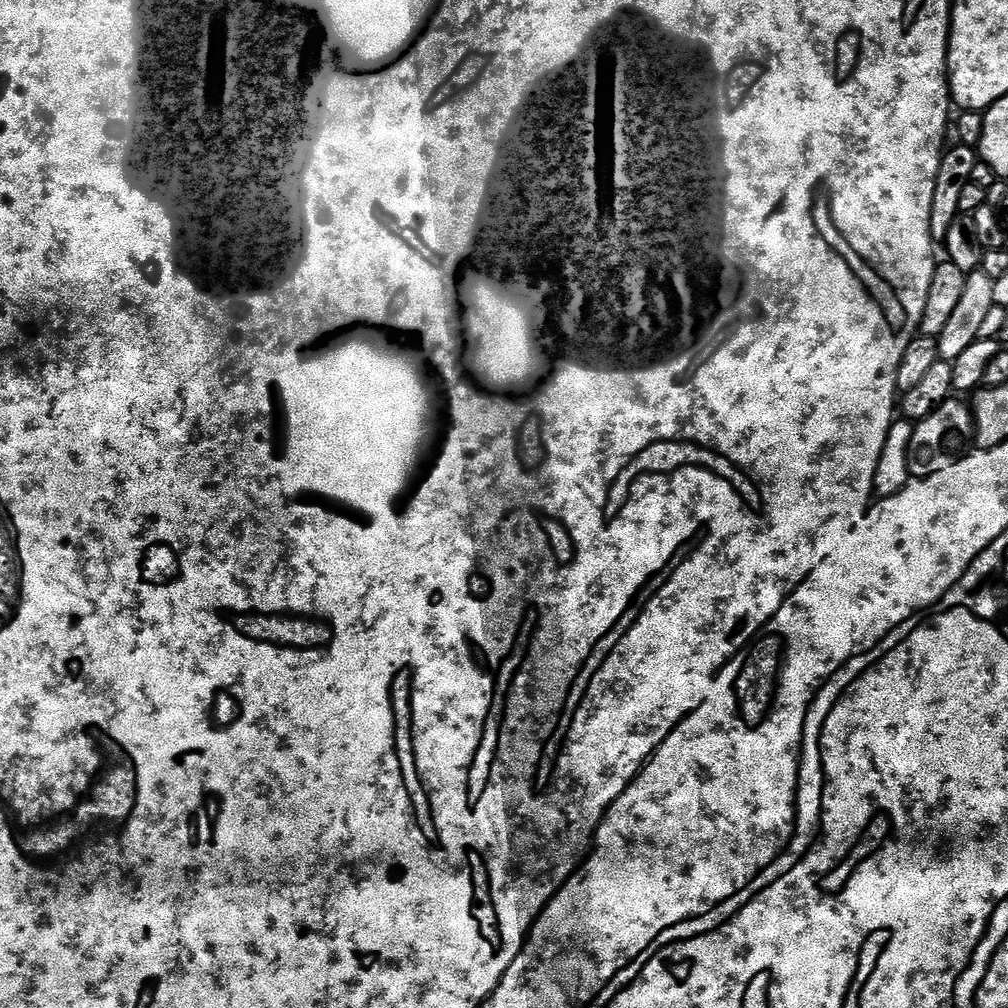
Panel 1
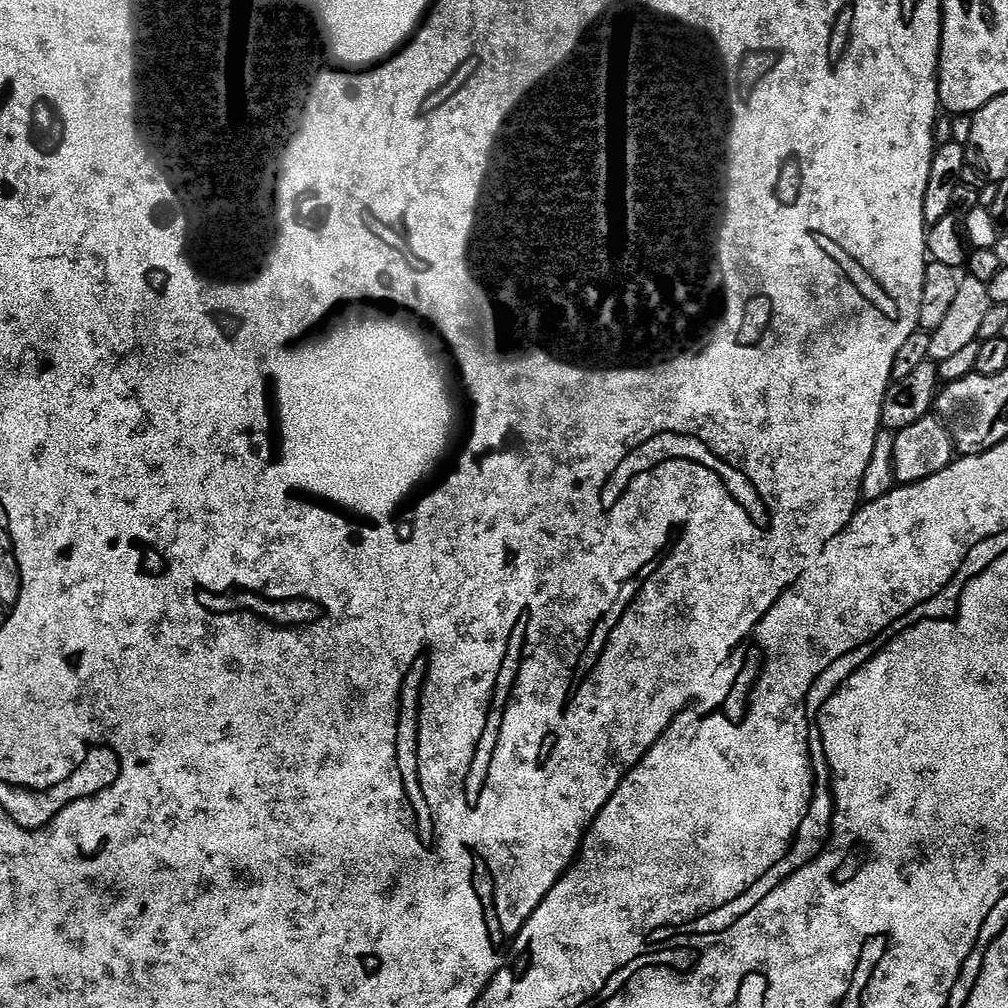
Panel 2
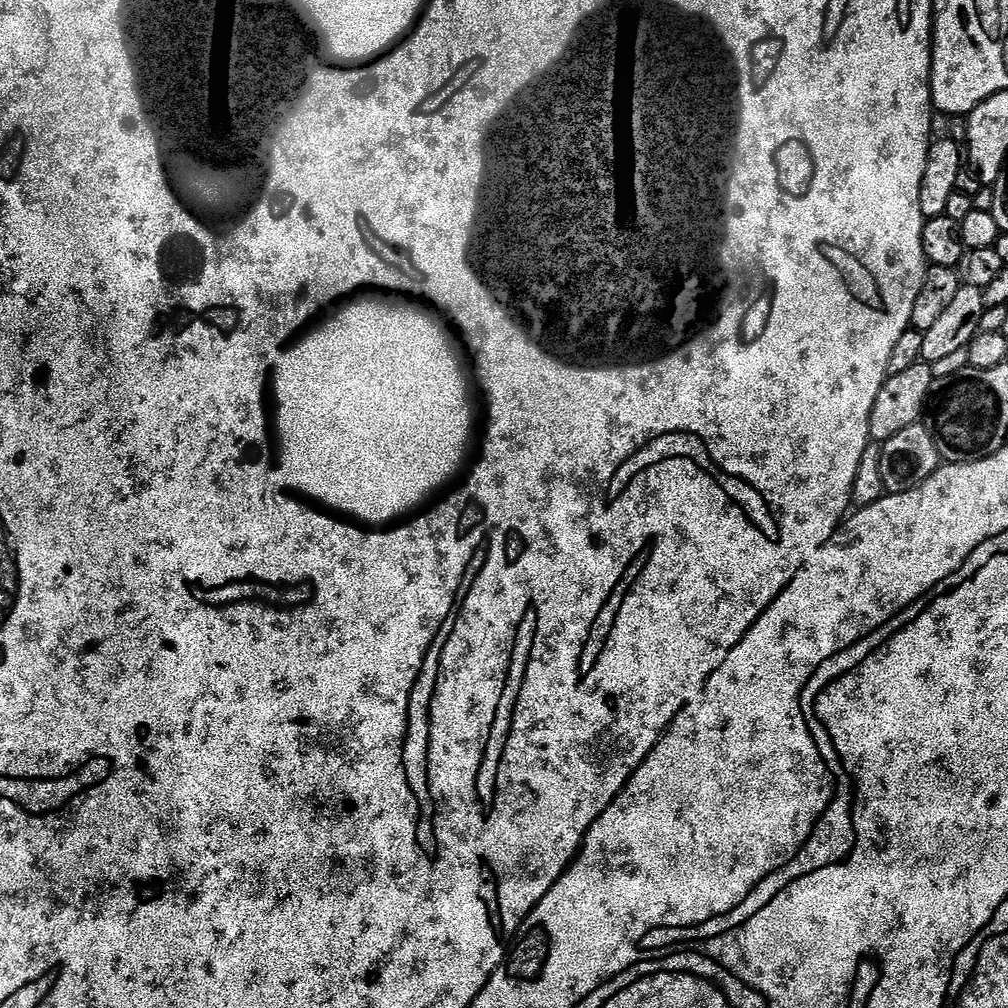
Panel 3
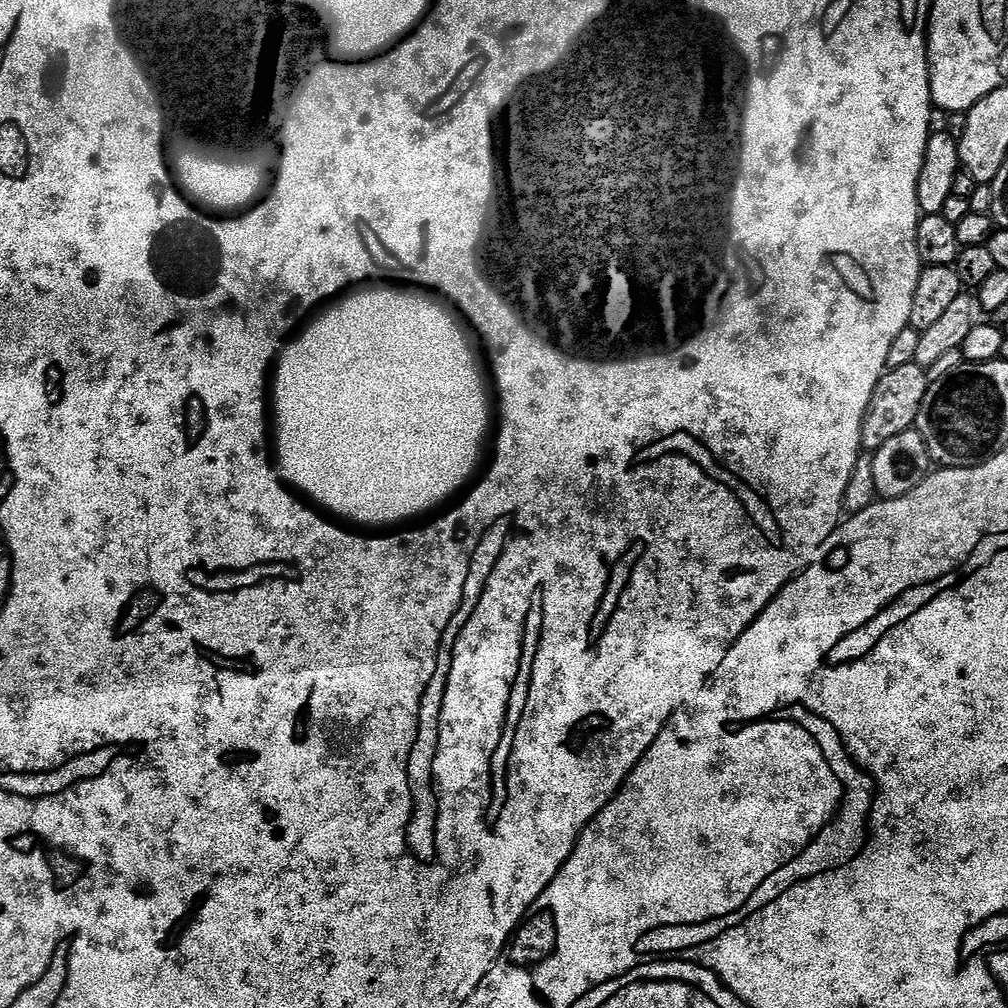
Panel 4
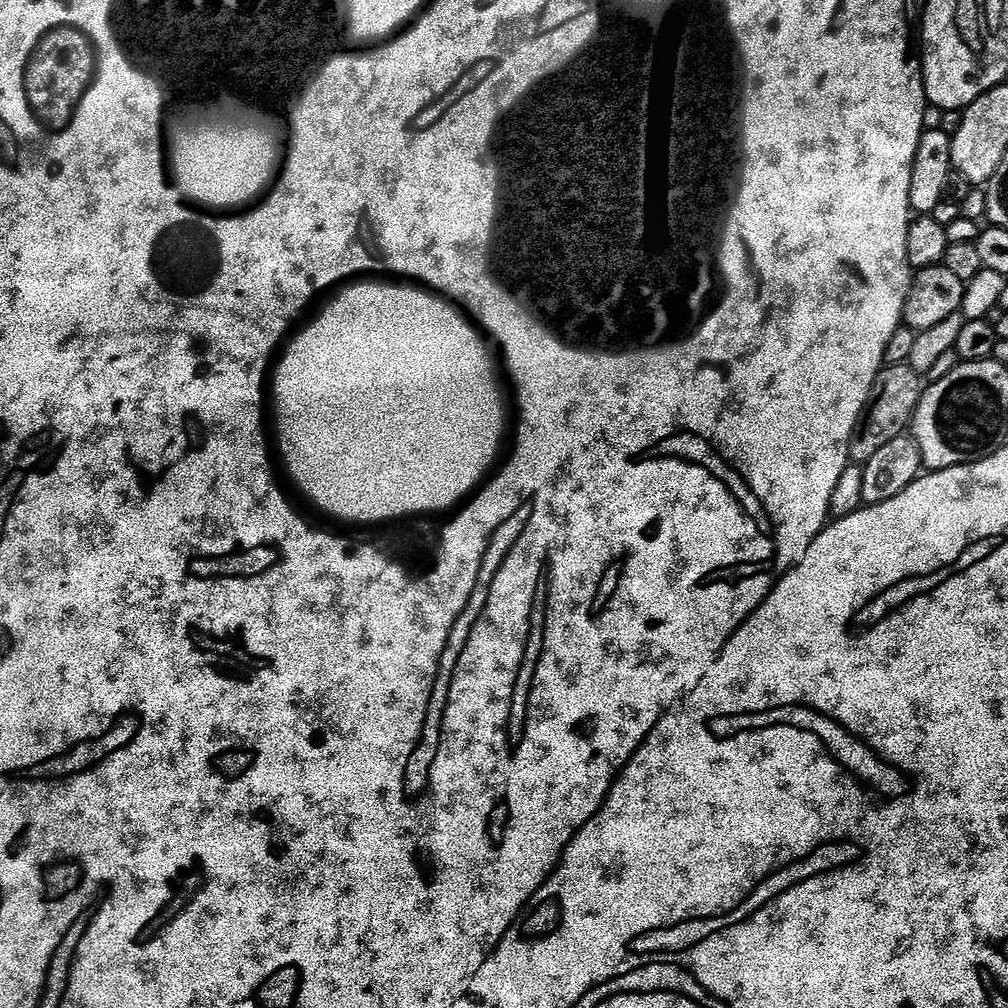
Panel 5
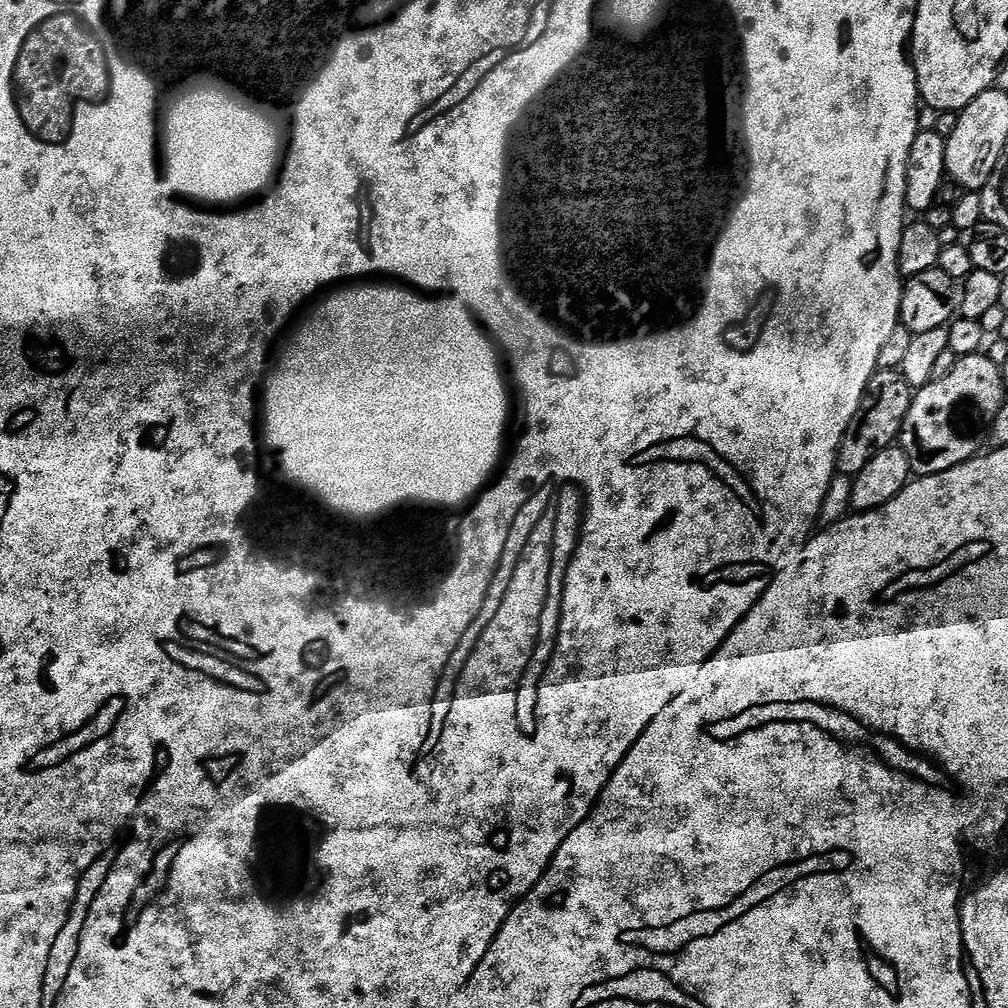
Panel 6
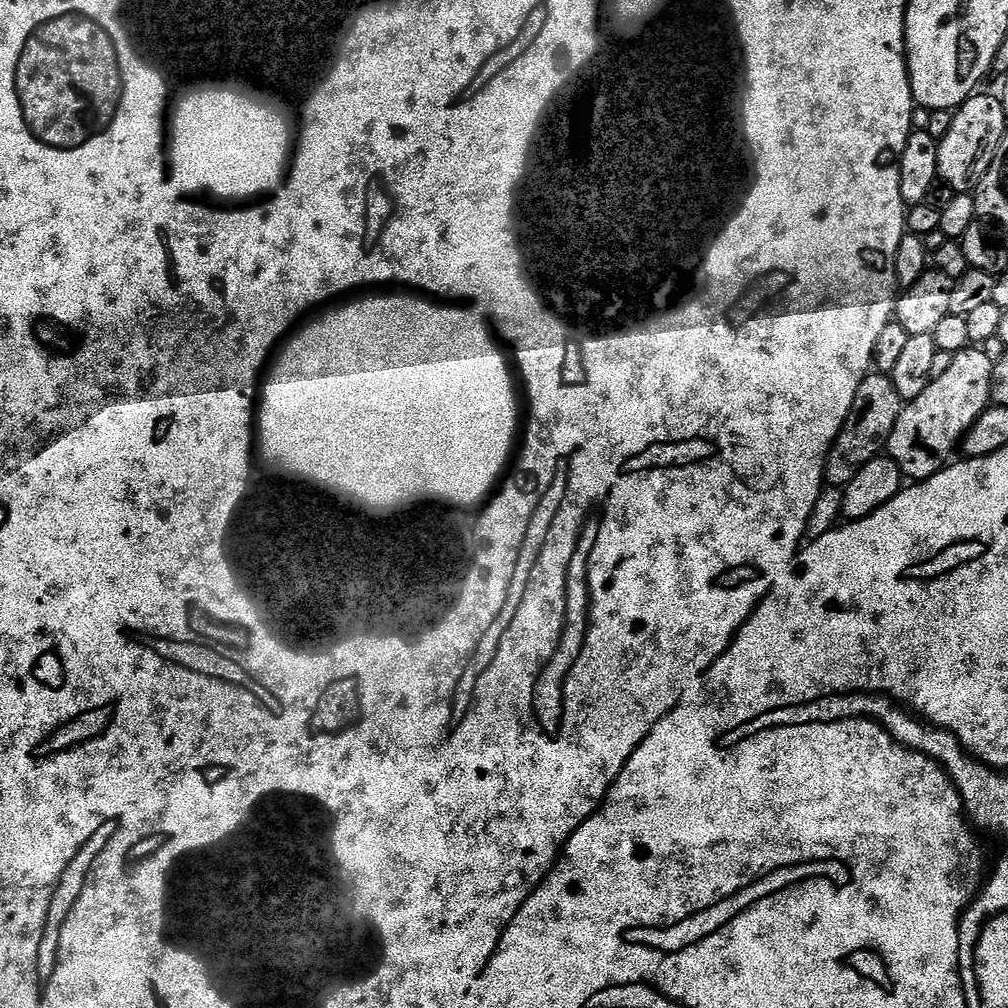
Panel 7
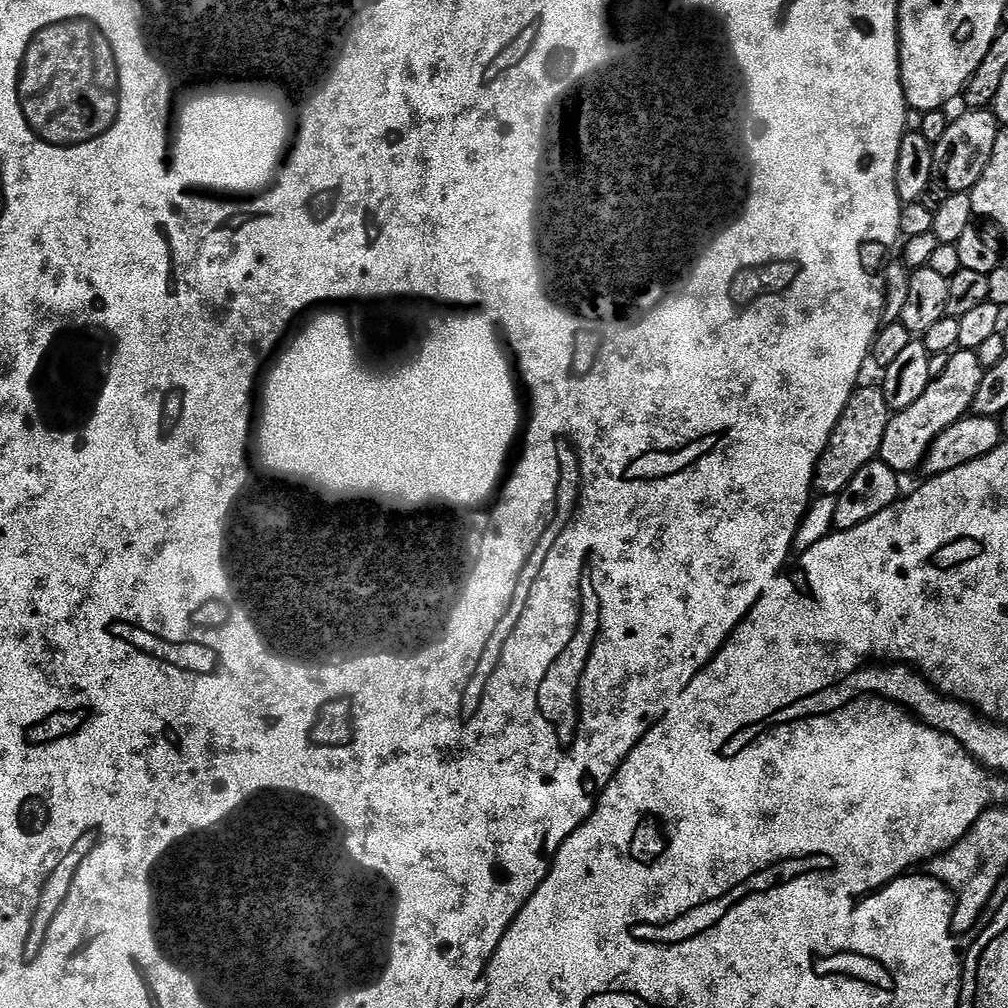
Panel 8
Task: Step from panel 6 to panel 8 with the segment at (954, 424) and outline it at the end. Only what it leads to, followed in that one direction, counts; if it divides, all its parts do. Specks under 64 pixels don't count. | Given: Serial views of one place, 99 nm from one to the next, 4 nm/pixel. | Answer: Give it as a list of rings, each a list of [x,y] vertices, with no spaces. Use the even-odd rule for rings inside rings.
[[[957,350],[951,353],[942,378],[931,380],[926,386],[926,394],[922,394],[922,398],[918,398],[914,406],[906,406],[906,410],[895,413],[889,419],[878,459],[898,474],[912,472],[915,468],[917,471],[923,465],[924,455],[928,453],[938,434],[971,413],[974,394],[978,394],[978,386],[982,386],[985,371],[975,351]]]

